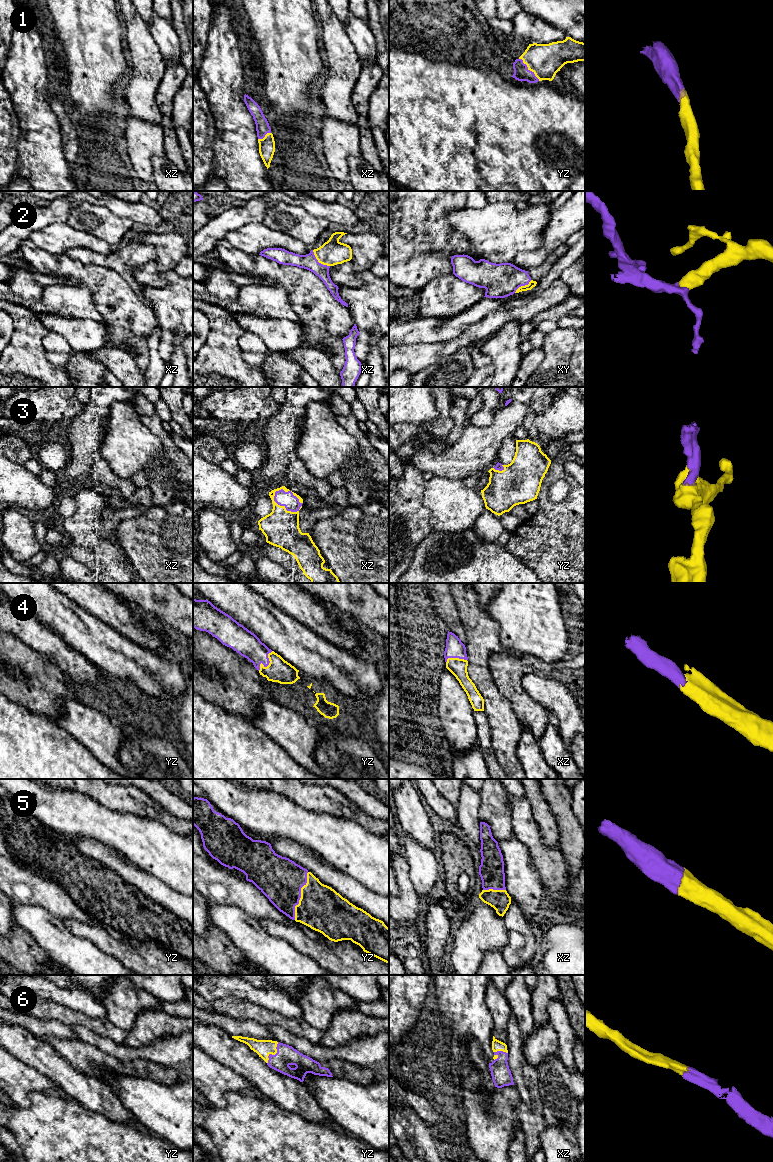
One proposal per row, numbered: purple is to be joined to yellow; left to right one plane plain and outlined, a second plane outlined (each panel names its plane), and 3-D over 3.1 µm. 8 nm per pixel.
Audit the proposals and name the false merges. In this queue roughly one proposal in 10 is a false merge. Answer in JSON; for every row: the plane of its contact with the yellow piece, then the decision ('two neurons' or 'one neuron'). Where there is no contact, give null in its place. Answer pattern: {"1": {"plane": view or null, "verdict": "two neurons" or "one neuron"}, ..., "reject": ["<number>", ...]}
{"1": {"plane": "yz", "verdict": "one neuron"}, "2": {"plane": "xz", "verdict": "one neuron"}, "3": {"plane": "xz", "verdict": "one neuron"}, "4": {"plane": "yz", "verdict": "one neuron"}, "5": {"plane": "yz", "verdict": "one neuron"}, "6": {"plane": "yz", "verdict": "one neuron"}, "reject": []}

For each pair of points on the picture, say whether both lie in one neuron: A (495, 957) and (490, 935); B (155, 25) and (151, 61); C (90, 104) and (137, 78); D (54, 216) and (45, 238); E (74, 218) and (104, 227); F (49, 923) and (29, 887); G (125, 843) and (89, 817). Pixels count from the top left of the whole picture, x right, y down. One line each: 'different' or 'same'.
A: different
B: different
C: different
D: different
E: same
F: different
G: same

